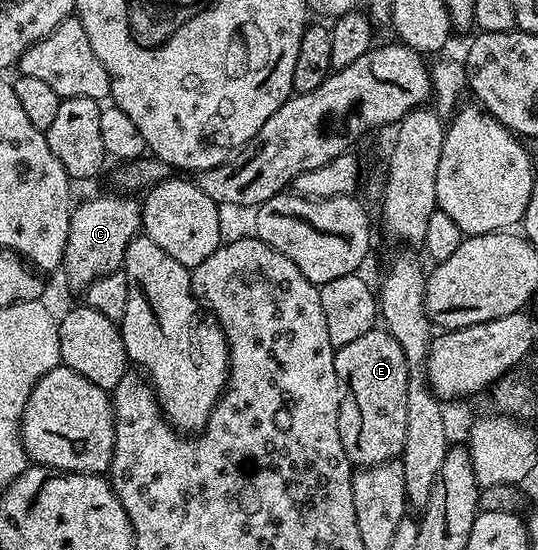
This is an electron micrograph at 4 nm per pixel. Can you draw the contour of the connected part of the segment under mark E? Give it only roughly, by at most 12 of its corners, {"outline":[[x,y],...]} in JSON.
{"outline":[[384,329],[336,348],[339,441],[363,468],[407,441],[410,369]]}

